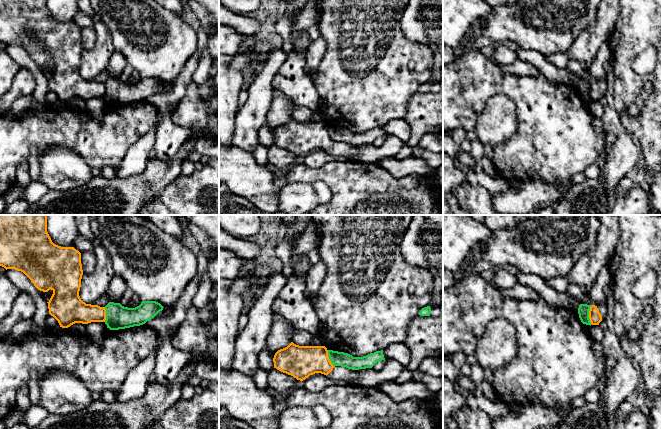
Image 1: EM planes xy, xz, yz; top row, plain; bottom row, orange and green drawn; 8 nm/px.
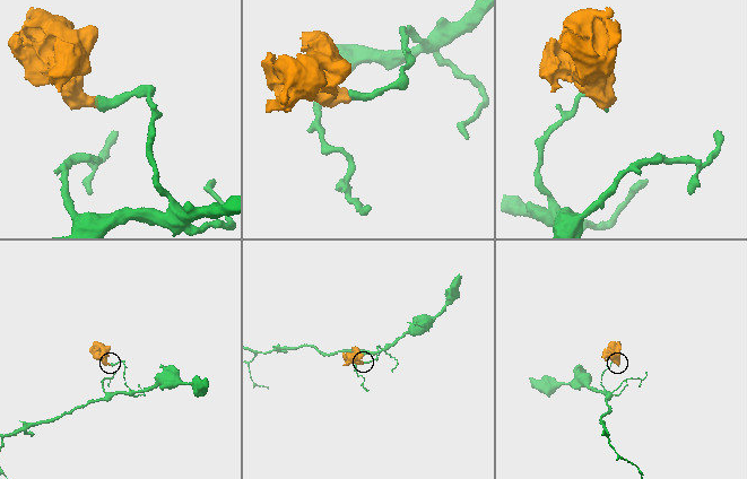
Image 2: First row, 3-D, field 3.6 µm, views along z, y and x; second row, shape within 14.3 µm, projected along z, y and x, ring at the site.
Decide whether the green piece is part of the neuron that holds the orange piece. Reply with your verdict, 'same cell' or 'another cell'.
another cell

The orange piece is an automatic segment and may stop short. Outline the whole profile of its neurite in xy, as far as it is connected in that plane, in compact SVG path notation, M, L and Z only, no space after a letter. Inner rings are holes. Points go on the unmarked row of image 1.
M0 0L0 42L23 48L40 67L53 67L47 78L48 85L60 103L105 98L105 83L86 80L79 72L83 51L81 29L74 23L54 20L47 8L47 0Z

